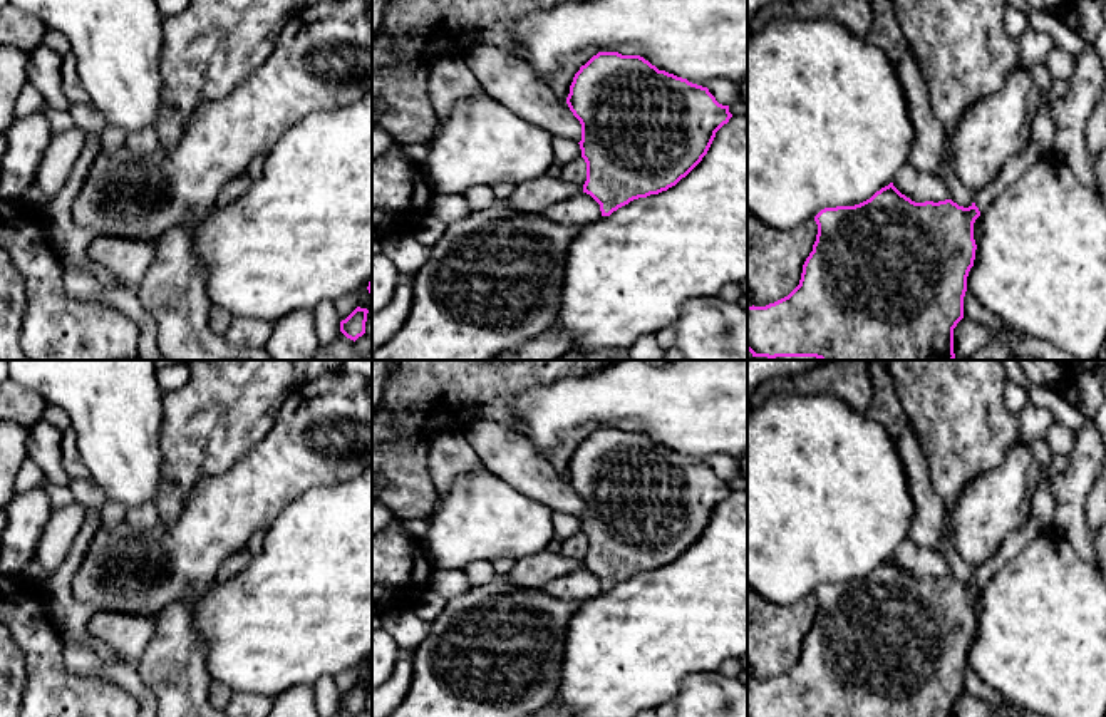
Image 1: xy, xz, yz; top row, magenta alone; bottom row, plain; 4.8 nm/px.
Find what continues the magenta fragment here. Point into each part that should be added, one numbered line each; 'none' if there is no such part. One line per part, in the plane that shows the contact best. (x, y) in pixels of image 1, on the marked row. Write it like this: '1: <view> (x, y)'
1: yz (1043, 133)

